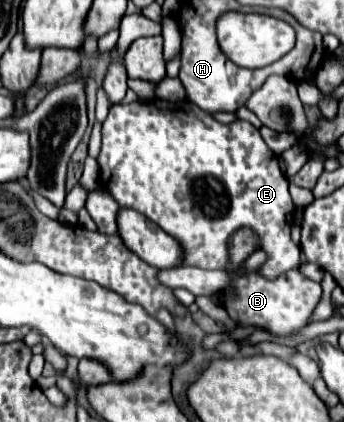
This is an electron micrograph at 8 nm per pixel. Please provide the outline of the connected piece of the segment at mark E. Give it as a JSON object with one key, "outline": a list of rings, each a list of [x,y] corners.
{"outline":[[[153,99],[141,105],[139,101],[129,105],[113,105],[101,133],[103,147],[97,159],[101,181],[123,209],[143,213],[179,241],[183,247],[183,265],[199,269],[225,269],[229,235],[241,227],[251,227],[261,239],[261,249],[269,255],[267,263],[259,269],[261,275],[275,279],[281,273],[299,267],[301,251],[291,241],[291,229],[287,223],[295,209],[289,195],[289,181],[279,169],[279,157],[265,145],[259,131],[251,123],[235,121],[223,125],[191,101],[177,101],[171,105],[171,101]]]}

